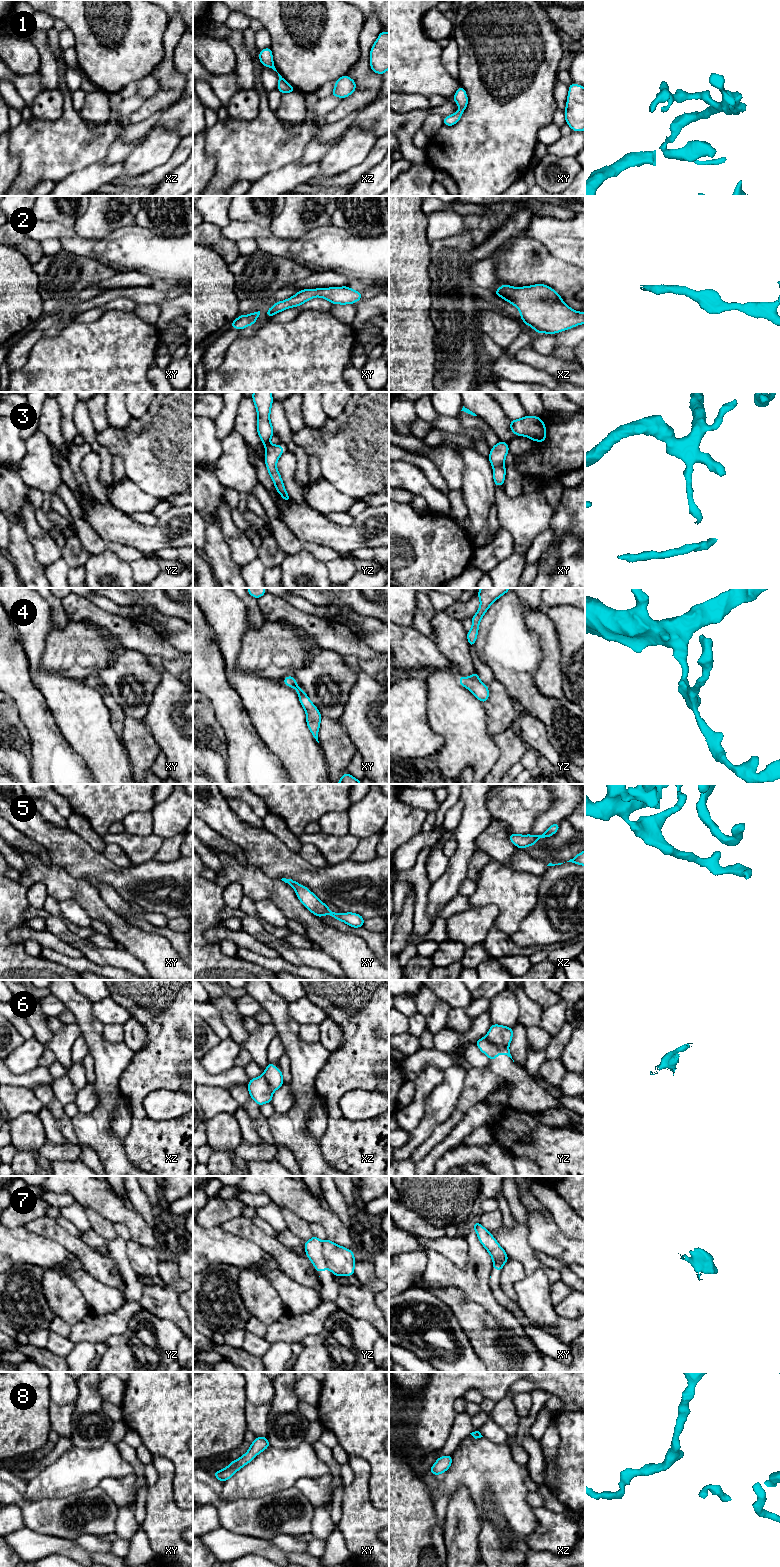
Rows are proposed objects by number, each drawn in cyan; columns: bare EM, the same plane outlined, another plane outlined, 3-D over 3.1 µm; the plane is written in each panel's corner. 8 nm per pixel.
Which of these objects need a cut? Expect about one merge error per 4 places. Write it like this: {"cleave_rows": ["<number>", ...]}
{"cleave_rows": ["6", "7"]}

